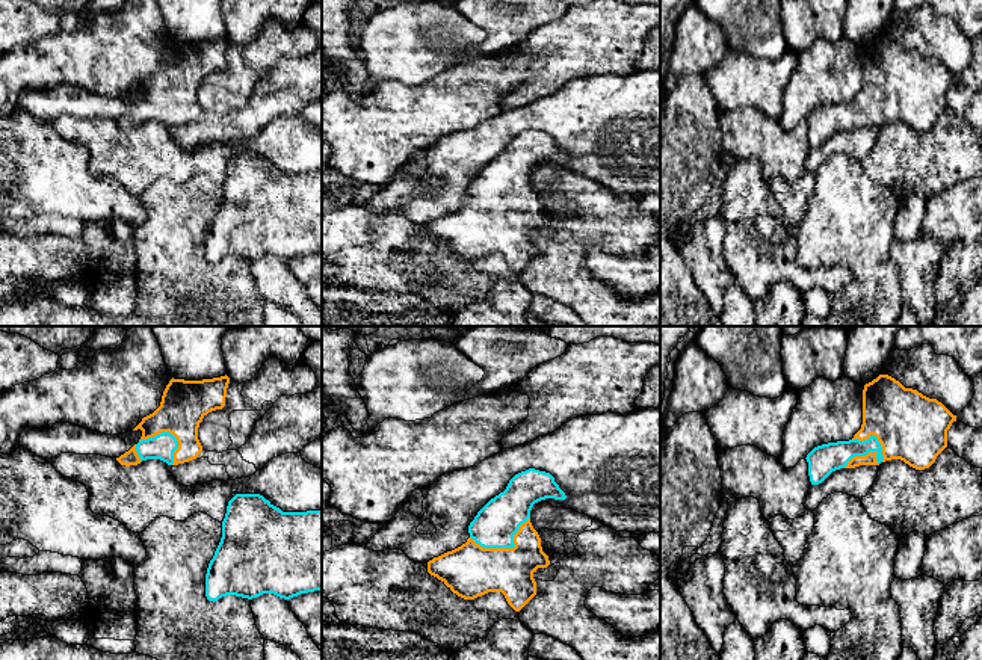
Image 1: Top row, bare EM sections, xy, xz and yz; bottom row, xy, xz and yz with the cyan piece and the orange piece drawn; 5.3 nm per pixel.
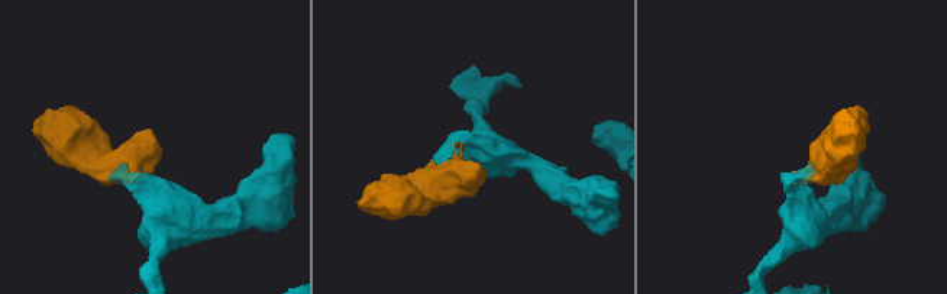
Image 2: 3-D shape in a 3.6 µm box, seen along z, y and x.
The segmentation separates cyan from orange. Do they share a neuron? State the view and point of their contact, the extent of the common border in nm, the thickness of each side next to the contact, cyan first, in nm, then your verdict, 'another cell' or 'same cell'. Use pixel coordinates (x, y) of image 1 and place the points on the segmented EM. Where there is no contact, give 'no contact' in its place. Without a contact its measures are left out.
xz (506, 547) | 340 nm | 220/280 nm | same cell

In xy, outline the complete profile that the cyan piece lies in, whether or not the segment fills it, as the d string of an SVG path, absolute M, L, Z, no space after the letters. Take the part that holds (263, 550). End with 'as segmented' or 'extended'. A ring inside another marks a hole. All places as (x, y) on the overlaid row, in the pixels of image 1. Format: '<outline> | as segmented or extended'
M236 494L228 501L222 538L207 568L207 600L215 603L227 595L252 600L263 594L290 600L314 591L322 591L322 510L283 512L260 494Z | as segmented

